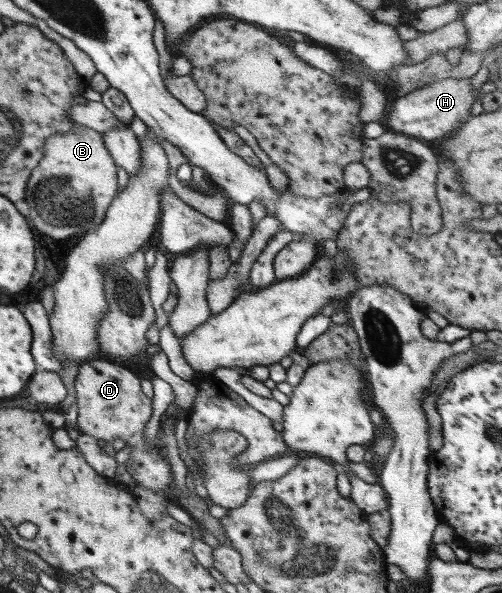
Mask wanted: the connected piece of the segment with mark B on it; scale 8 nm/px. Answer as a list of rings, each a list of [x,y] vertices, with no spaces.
[[[74,123],[73,130],[58,133],[45,143],[45,155],[29,176],[26,202],[30,204],[30,220],[44,234],[60,238],[78,238],[96,230],[104,220],[118,188],[114,157],[106,148],[101,133]]]

